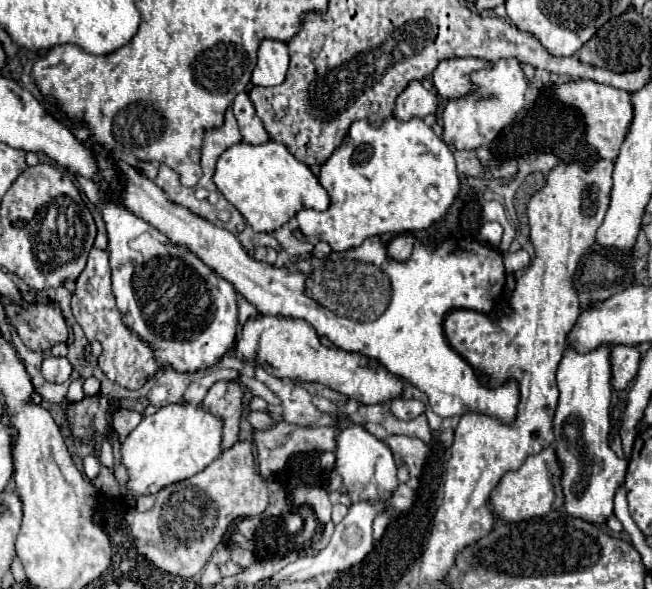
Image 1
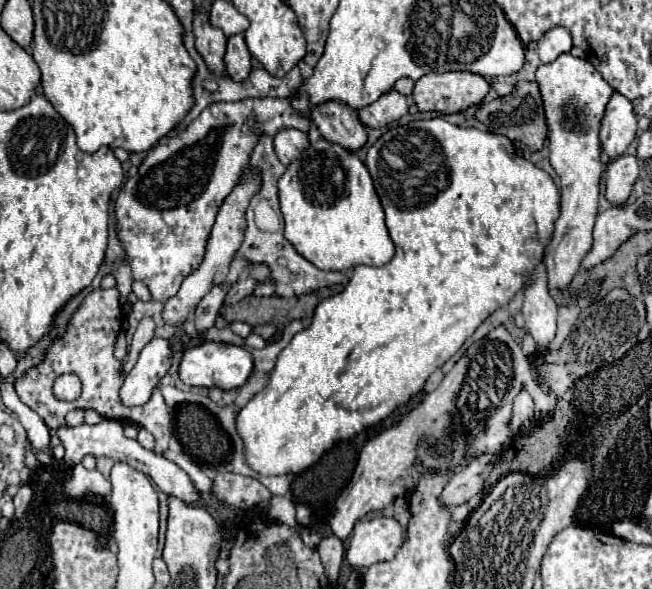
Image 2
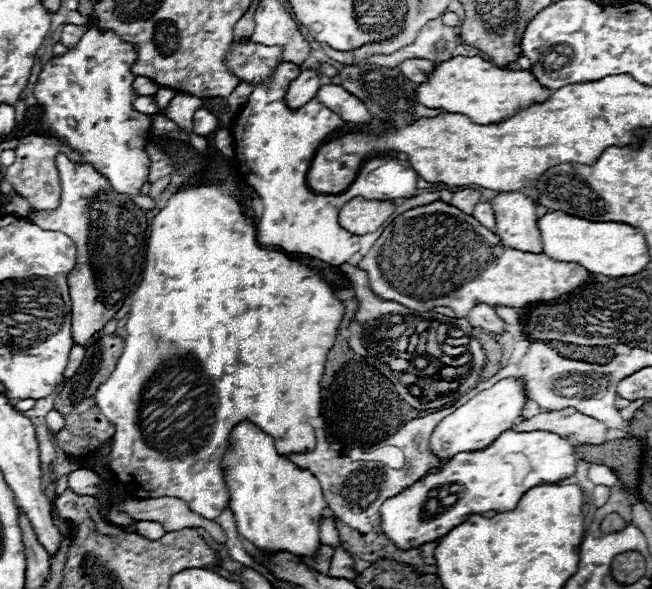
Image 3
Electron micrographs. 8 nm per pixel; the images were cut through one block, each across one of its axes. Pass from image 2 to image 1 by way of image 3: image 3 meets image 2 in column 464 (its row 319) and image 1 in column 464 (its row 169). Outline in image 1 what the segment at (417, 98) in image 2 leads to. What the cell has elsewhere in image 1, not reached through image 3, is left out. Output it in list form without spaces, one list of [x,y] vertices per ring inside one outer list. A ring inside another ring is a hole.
[[[448,58],[440,60],[432,72],[432,82],[442,98],[460,98],[472,90],[468,74],[480,68],[488,68],[486,60],[478,58]]]

